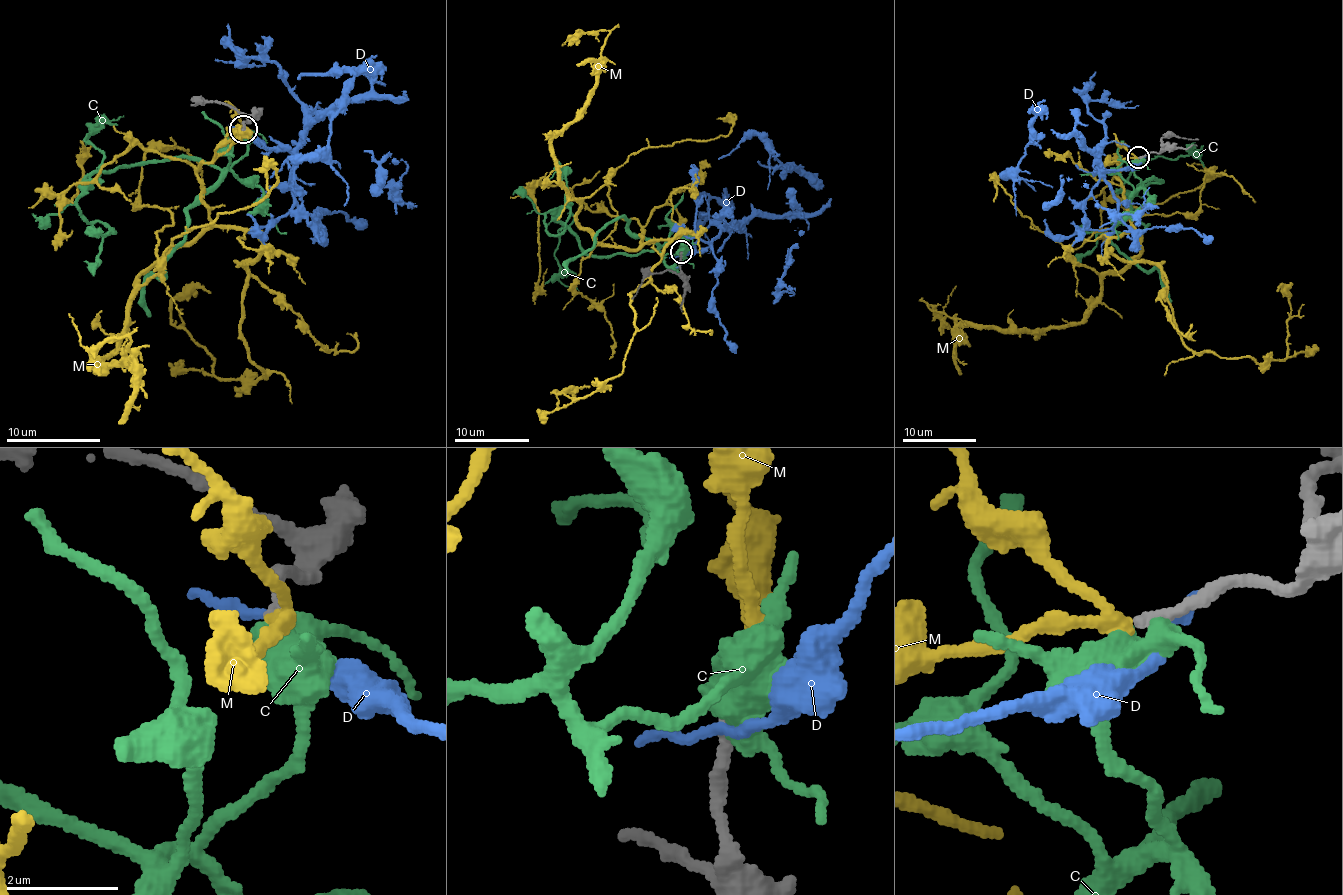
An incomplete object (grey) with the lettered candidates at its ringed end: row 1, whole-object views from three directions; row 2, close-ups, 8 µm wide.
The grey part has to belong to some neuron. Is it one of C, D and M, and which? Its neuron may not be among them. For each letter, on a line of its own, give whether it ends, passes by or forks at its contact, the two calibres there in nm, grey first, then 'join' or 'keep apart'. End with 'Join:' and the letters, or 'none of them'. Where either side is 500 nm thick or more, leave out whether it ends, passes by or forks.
C: it passes by; calibres 260 and 360 nm; keep apart
D: it passes by; calibres 280 and 170 nm; keep apart
M: it passes by; calibres 200 and 200 nm; join
Join: M

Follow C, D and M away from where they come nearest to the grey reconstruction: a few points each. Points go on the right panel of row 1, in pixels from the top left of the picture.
C: (1141, 157), (1141, 188), (1162, 179), (1140, 185), (1129, 201), (1148, 224), (1099, 233), (1070, 262)
D: (1141, 157), (1099, 172), (1040, 112), (1016, 177), (1062, 175), (1119, 213), (1140, 213), (1150, 188)
M: (1138, 157), (1095, 173), (1132, 230), (1107, 247), (1164, 272), (1186, 346), (1284, 359), (1276, 291)

